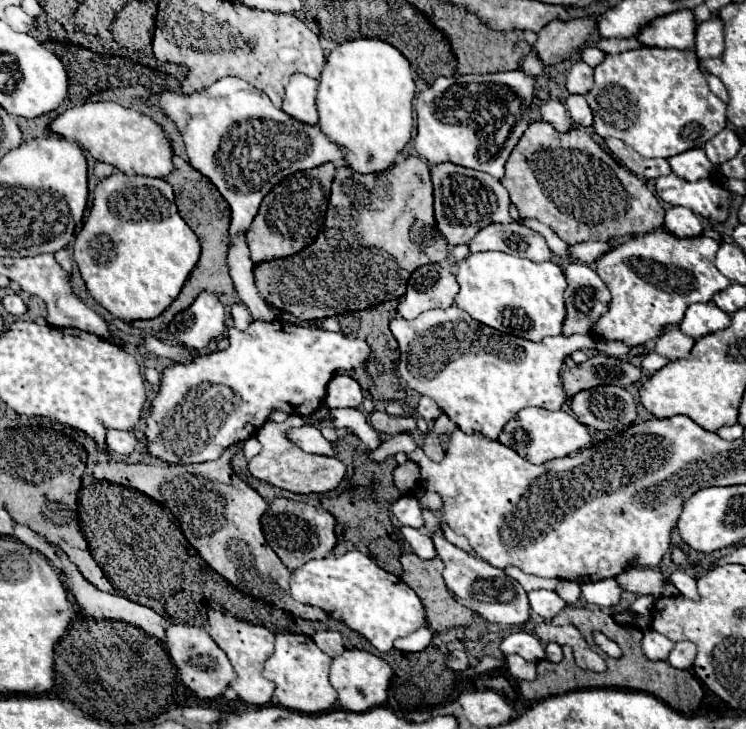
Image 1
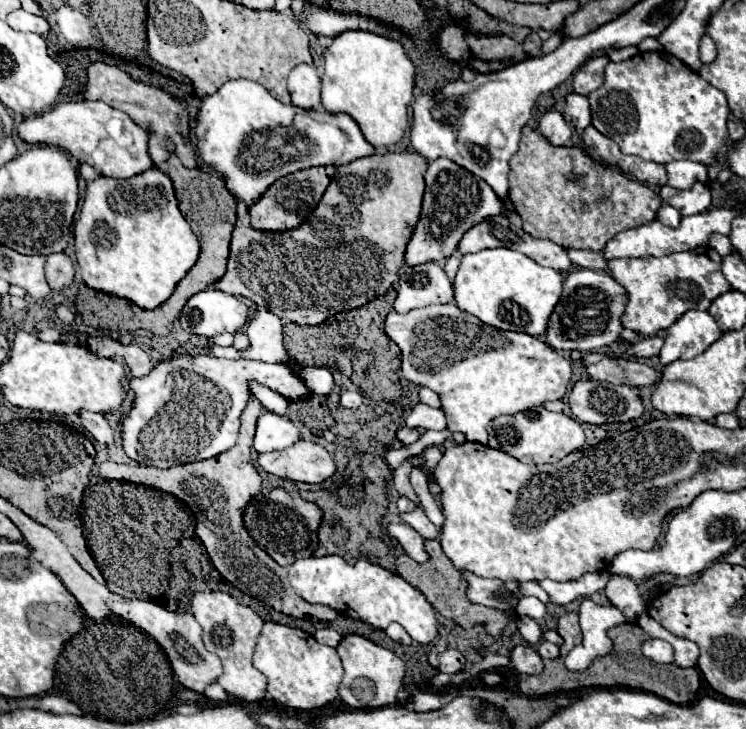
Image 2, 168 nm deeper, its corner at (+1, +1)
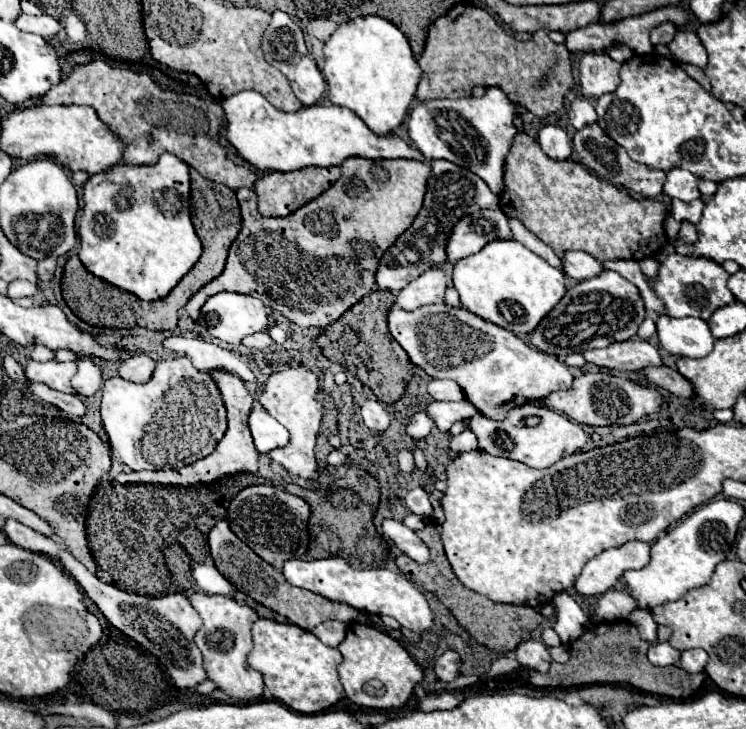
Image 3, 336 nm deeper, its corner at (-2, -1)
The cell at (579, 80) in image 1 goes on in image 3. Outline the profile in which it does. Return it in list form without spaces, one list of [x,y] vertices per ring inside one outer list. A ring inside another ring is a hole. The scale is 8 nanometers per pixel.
[[[588,52],[580,60],[580,92],[584,98],[600,98],[602,94],[608,94],[616,90],[620,84],[620,62],[612,60],[606,52]]]

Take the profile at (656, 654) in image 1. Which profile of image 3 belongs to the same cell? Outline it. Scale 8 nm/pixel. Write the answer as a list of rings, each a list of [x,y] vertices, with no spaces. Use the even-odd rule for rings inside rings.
[[[654,642],[648,648],[648,660],[654,666],[670,666],[670,664],[678,664],[680,660],[680,650],[672,648],[668,642]]]

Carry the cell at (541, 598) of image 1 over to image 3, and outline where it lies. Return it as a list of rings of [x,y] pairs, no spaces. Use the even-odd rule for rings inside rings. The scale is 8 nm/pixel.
[[[630,540],[624,546],[604,550],[584,566],[580,578],[576,580],[576,590],[584,596],[604,594],[616,584],[624,570],[638,570],[640,566],[646,566],[650,548],[650,542]]]

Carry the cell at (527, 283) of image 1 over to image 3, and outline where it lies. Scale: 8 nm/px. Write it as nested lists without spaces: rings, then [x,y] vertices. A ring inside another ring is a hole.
[[[492,240],[480,252],[456,262],[452,284],[464,308],[516,336],[530,334],[566,294],[564,272],[552,268],[518,240]]]

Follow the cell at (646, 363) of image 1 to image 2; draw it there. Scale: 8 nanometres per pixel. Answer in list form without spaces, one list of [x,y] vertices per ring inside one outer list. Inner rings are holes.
[[[689,310],[671,328],[665,330],[665,346],[659,352],[659,364],[667,366],[673,360],[685,360],[701,354],[721,338],[721,328],[709,312]]]

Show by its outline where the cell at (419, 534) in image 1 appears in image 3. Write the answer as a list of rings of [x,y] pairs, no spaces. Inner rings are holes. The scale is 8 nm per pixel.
[[[384,520],[382,522],[382,530],[386,536],[390,536],[394,540],[394,544],[406,554],[410,556],[412,560],[416,562],[428,562],[430,560],[430,554],[428,554],[428,548],[426,544],[416,536],[414,530],[406,528],[402,522],[398,520]]]

